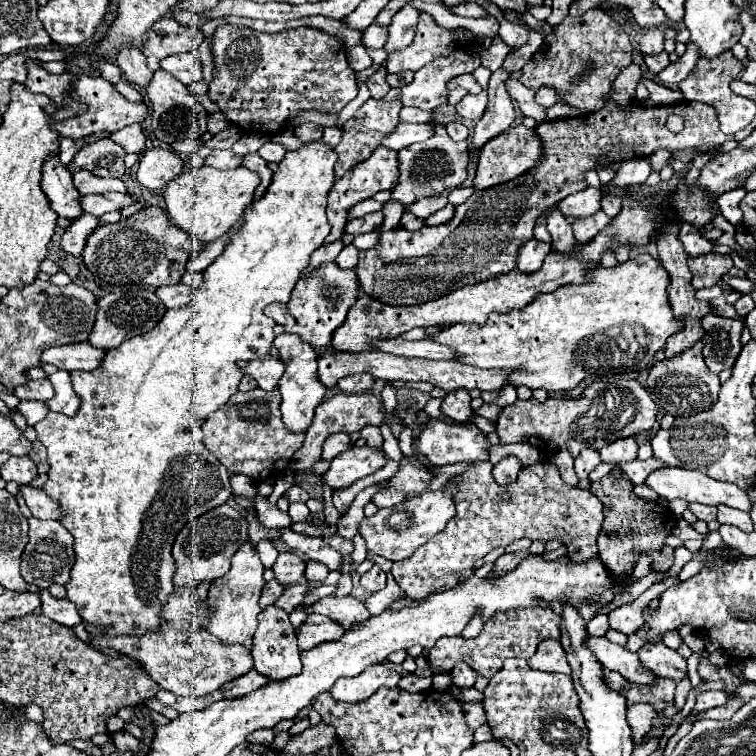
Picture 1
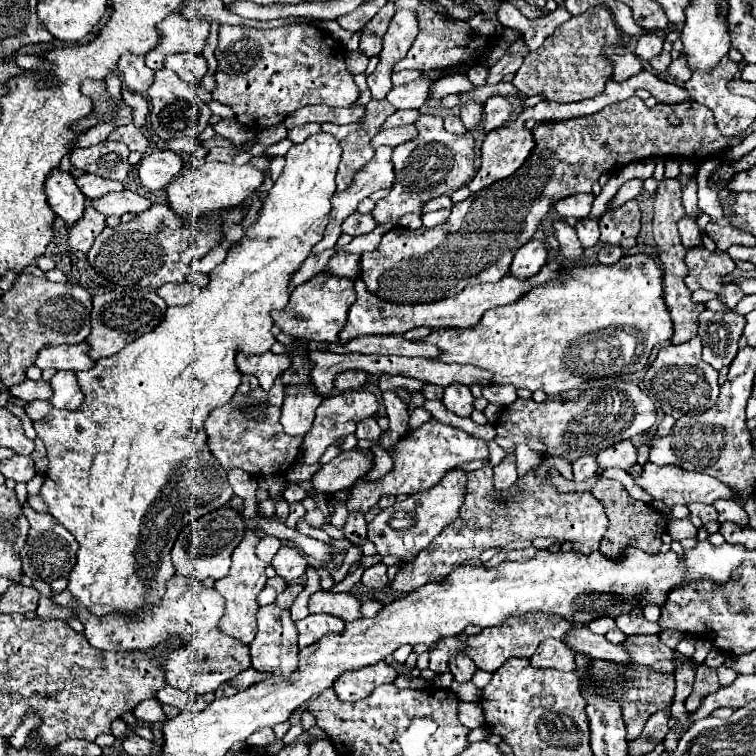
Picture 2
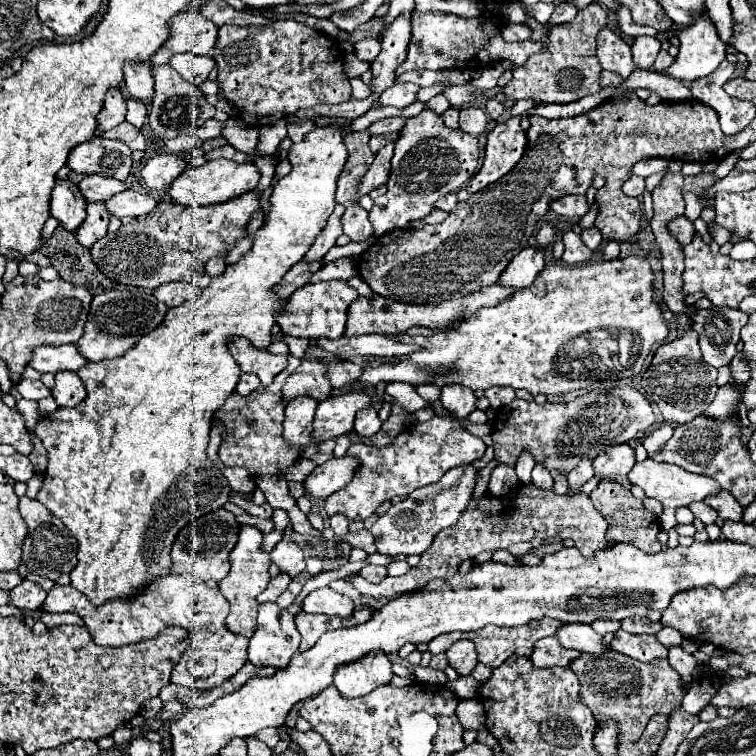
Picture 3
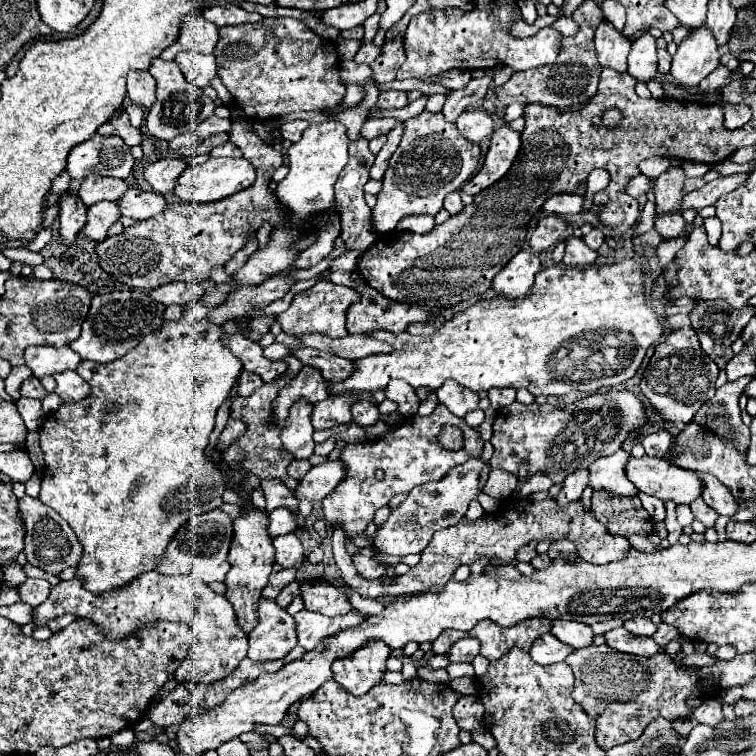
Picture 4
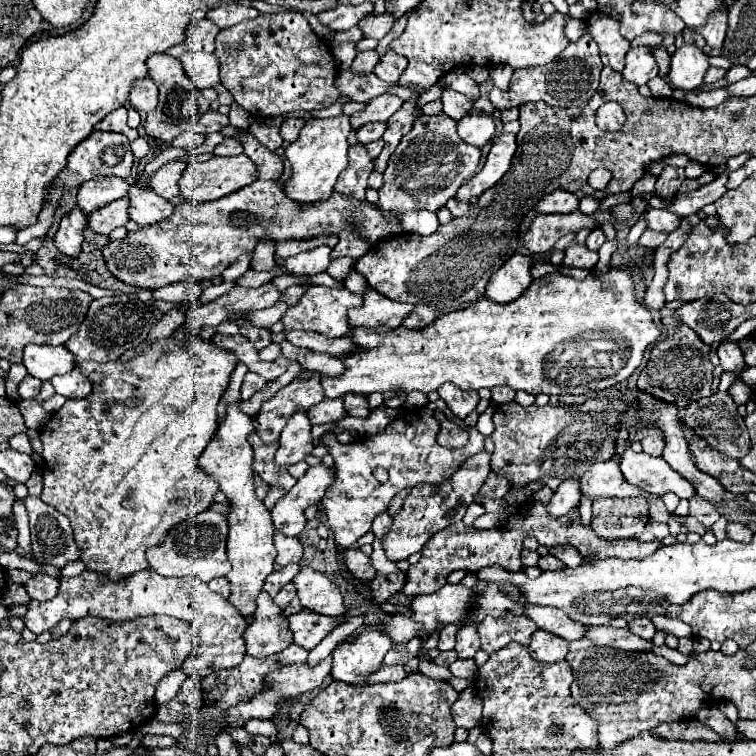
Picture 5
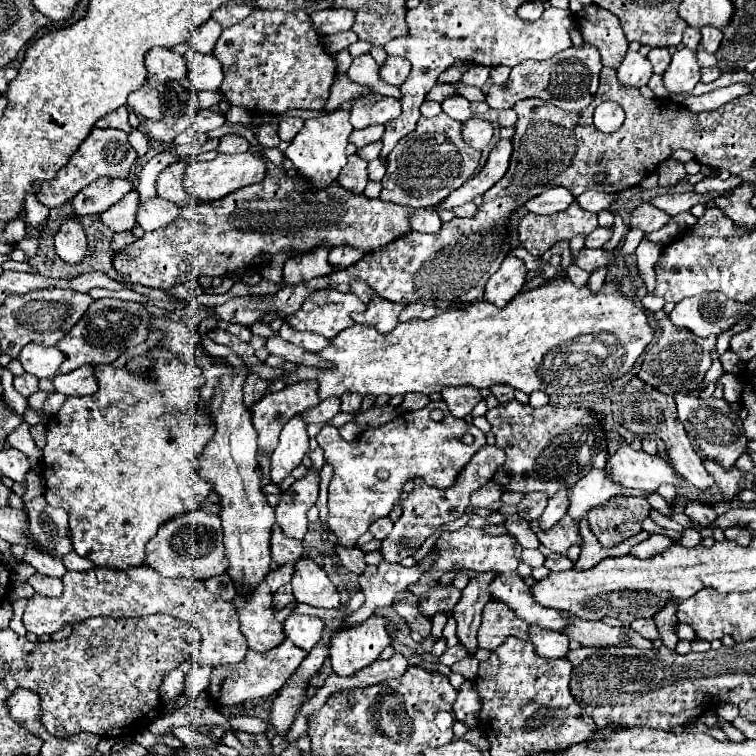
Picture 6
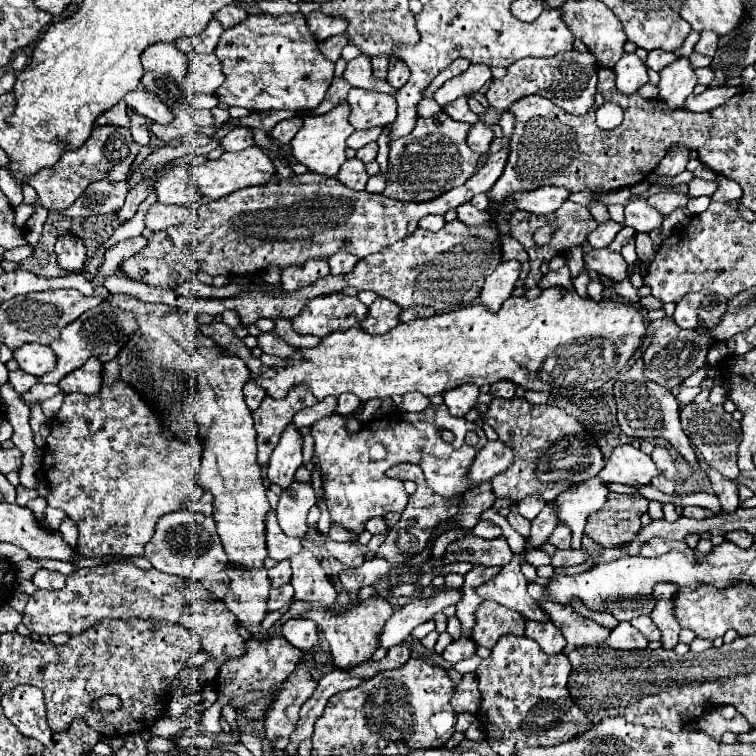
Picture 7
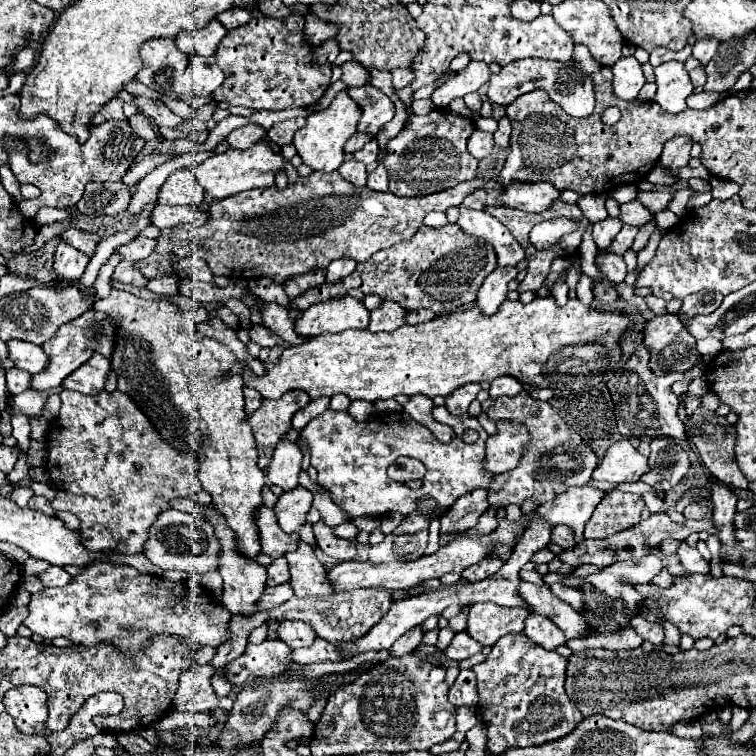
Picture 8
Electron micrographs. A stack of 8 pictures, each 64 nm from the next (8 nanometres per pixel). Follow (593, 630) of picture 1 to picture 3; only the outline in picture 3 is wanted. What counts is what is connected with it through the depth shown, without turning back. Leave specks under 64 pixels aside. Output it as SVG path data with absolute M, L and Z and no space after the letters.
M596 620L590 624L594 628L594 632L598 632L600 636L608 634L608 632L616 632L620 630L620 622L618 620Z

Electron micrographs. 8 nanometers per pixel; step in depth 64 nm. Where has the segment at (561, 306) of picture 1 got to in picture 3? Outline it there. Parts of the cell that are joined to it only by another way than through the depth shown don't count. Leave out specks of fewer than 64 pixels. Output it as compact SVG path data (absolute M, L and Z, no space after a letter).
M630 256L630 258L618 258L618 260L610 260L610 262L594 262L592 266L548 266L544 268L532 288L524 288L524 292L514 292L510 298L502 300L500 304L492 306L492 308L480 308L478 312L474 312L472 316L460 320L458 324L454 324L452 328L446 330L438 330L432 334L432 338L422 338L420 340L420 348L416 352L410 352L406 356L398 356L398 362L386 362L380 364L378 368L372 366L364 366L362 368L362 376L360 382L368 384L368 386L376 386L380 382L408 382L412 386L420 386L420 384L434 384L438 388L442 388L444 384L462 384L468 386L470 390L486 390L490 386L510 386L510 388L524 388L530 394L564 394L564 392L572 392L572 390L586 390L590 388L594 382L604 382L604 380L626 380L632 378L636 372L640 372L652 344L662 342L668 336L668 324L660 312L660 306L652 300L652 266L646 258L640 256Z

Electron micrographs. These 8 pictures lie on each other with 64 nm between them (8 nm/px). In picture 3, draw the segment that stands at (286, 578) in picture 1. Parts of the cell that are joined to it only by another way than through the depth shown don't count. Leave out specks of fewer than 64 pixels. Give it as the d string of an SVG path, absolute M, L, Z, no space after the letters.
M286 532L282 536L282 540L274 546L274 550L270 552L270 556L272 556L272 562L280 566L280 572L288 572L290 576L296 576L298 572L302 572L306 568L304 552L292 540L292 532Z

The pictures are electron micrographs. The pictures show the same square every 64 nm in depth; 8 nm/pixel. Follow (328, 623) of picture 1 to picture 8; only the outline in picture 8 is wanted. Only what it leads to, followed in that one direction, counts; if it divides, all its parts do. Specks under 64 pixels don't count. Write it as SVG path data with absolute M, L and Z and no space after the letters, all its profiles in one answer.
M286 620L286 622L280 622L278 626L278 638L286 642L290 648L304 648L312 644L312 640L316 638L316 632L312 632L312 628L308 628L308 624L304 622Z

